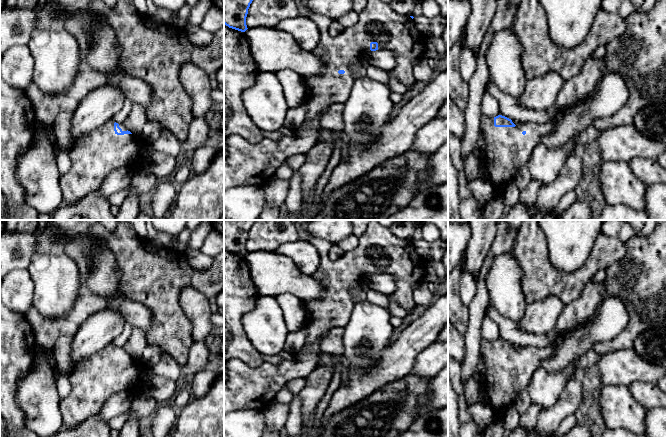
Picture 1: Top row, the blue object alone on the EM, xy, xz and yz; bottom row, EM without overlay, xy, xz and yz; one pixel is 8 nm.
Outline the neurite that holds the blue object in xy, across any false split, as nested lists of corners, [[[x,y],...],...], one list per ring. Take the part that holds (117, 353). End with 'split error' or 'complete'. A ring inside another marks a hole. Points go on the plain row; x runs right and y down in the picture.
[[[109,344],[102,351],[81,360],[69,377],[71,392],[62,399],[60,411],[64,428],[73,428],[99,413],[105,401],[119,392],[142,391],[149,368],[134,360],[123,348]]]; split error

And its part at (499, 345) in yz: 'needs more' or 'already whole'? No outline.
needs more

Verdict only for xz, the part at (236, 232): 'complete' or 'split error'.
complete

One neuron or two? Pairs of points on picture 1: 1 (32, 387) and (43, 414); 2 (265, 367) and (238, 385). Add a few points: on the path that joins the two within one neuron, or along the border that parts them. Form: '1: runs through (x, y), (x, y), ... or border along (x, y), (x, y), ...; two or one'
1: runs through (37, 394), (41, 407); one
2: runs through (258, 374), (245, 385); one

